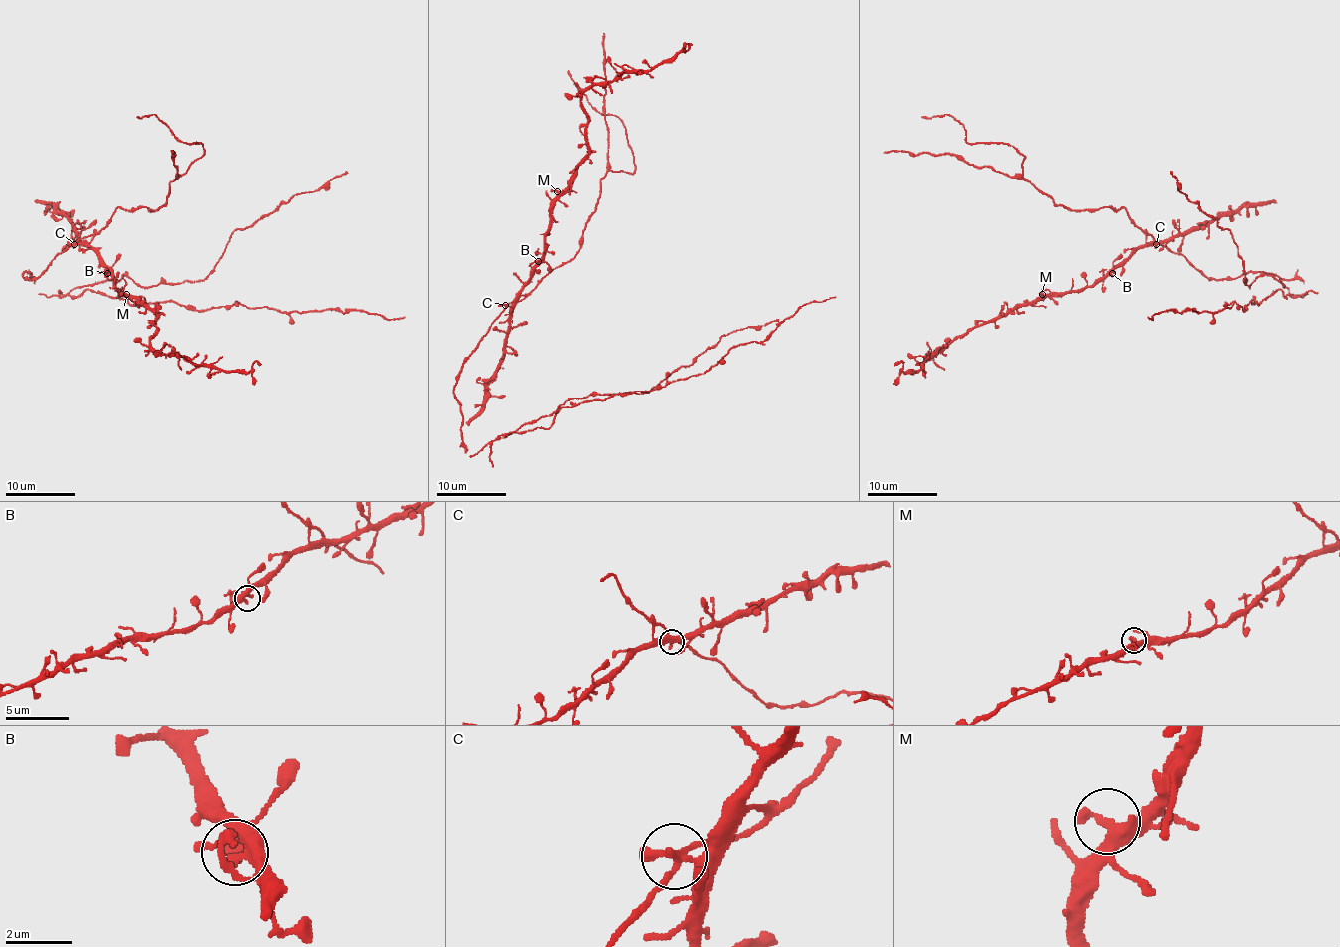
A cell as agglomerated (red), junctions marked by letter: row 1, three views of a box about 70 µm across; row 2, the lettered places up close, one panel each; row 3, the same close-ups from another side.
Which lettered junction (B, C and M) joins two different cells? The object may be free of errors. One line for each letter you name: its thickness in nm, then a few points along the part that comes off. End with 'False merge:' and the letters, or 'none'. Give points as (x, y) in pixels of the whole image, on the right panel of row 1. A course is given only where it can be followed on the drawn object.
False merge: none

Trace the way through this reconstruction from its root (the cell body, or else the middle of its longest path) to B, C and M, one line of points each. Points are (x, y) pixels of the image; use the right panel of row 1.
B: (1238, 277), (1207, 278), (1180, 254), (1159, 243), (1143, 243), (1112, 273)
C: (1238, 277), (1207, 278), (1180, 254), (1170, 252), (1156, 243)
M: (1238, 277), (1207, 278), (1180, 254), (1159, 243), (1143, 243), (1091, 285), (1042, 294)

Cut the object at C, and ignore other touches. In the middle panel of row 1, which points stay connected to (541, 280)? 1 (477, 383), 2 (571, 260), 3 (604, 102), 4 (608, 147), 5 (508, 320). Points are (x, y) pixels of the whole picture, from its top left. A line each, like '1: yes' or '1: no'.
1: no
2: yes
3: yes
4: yes
5: no

